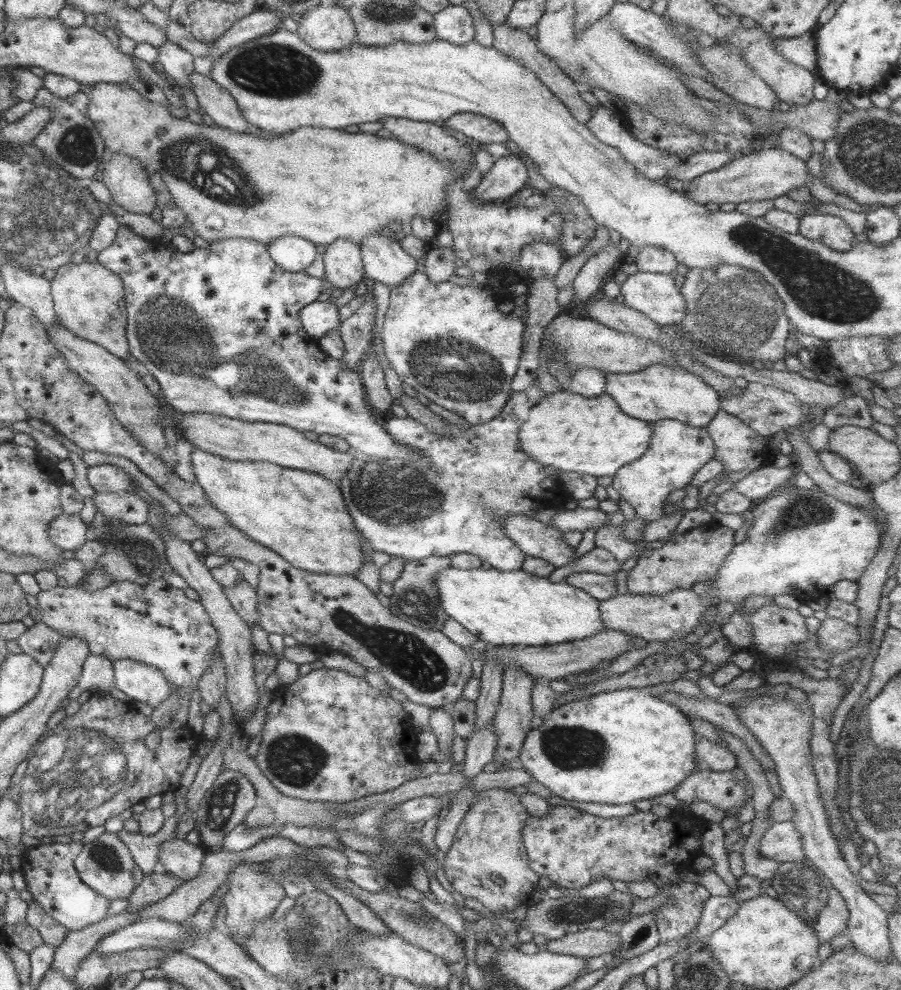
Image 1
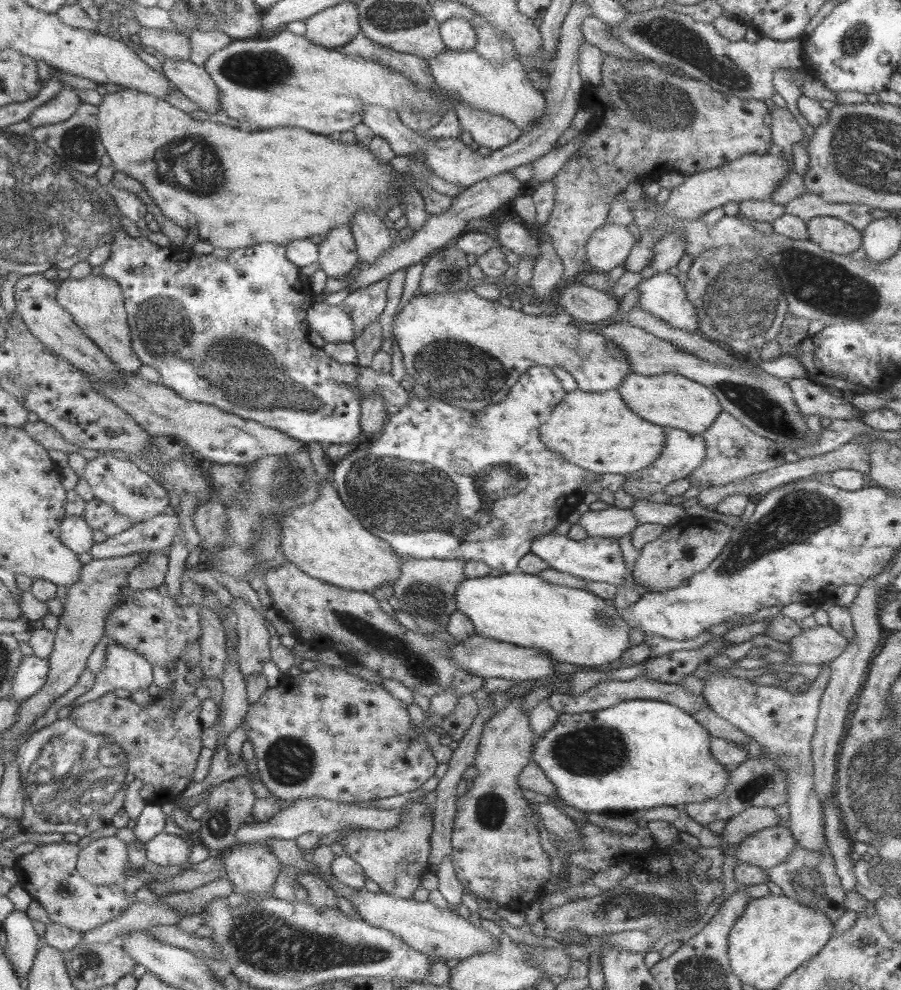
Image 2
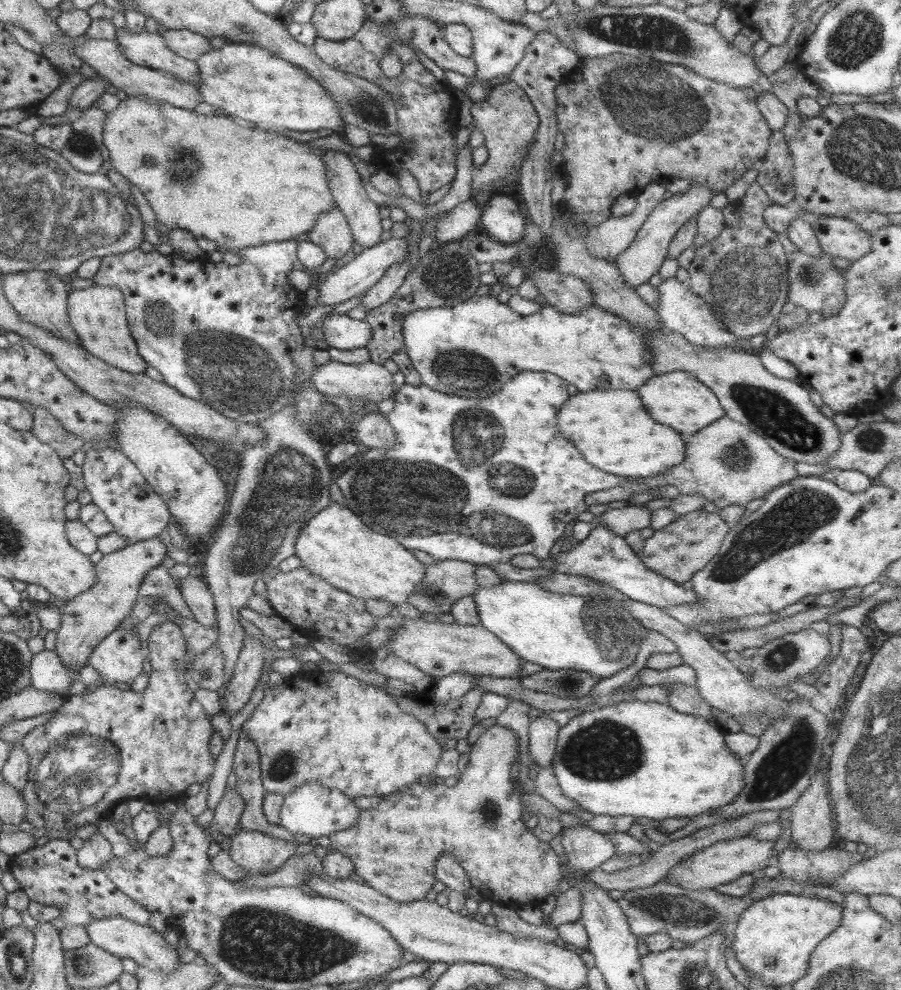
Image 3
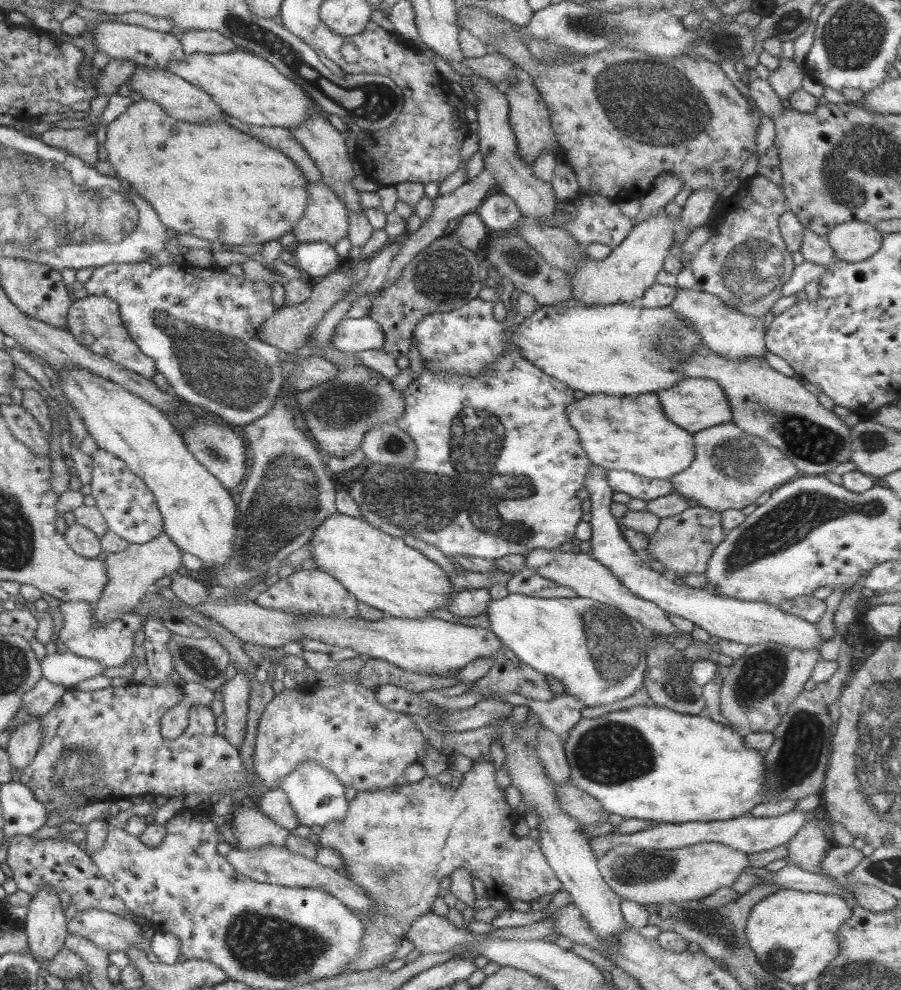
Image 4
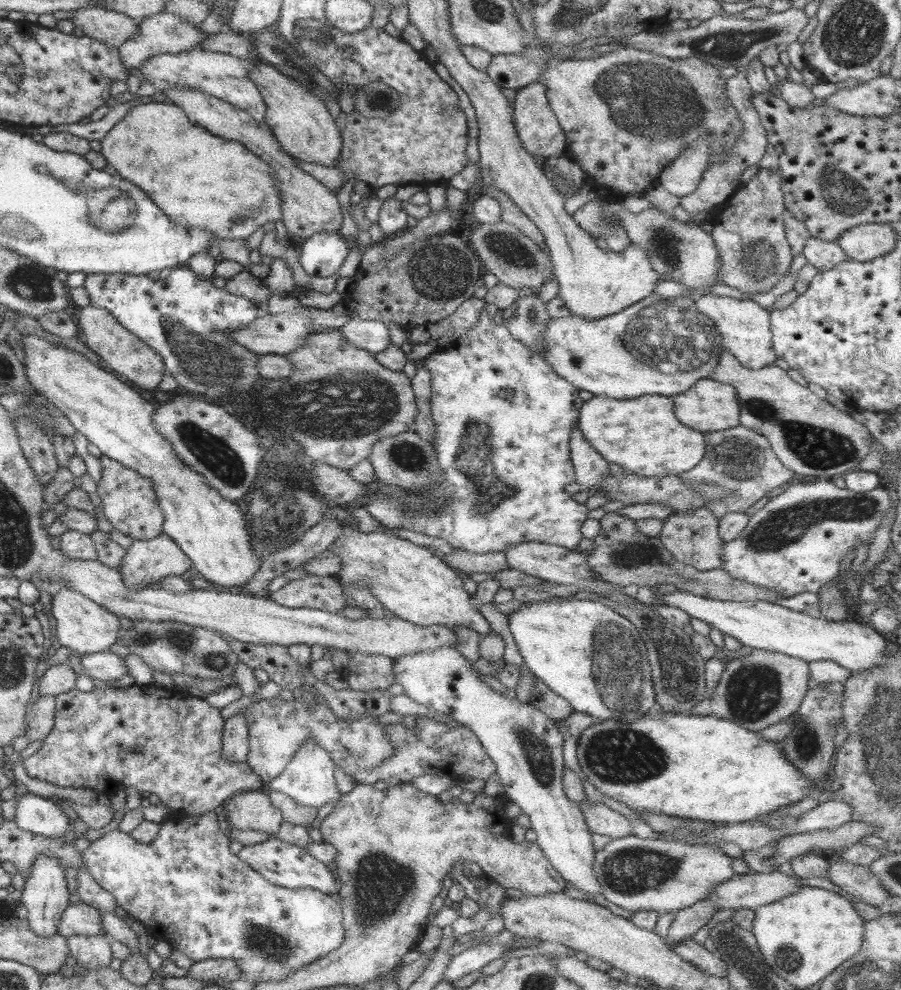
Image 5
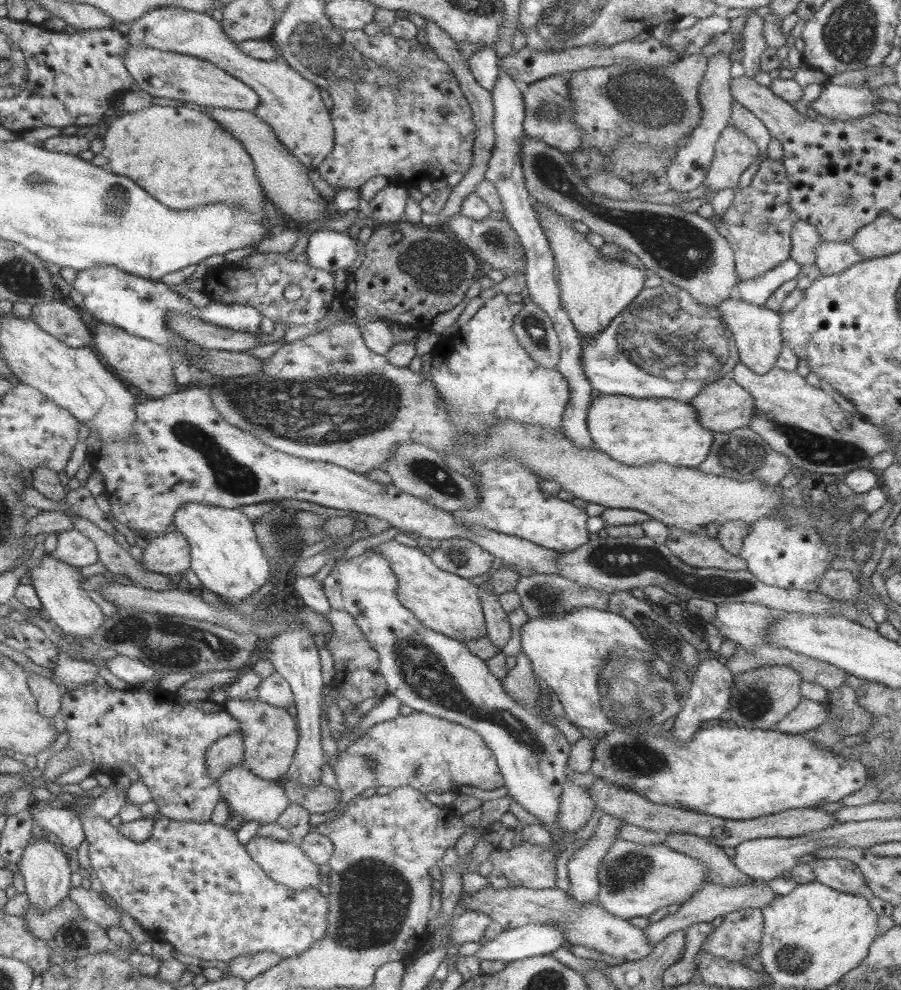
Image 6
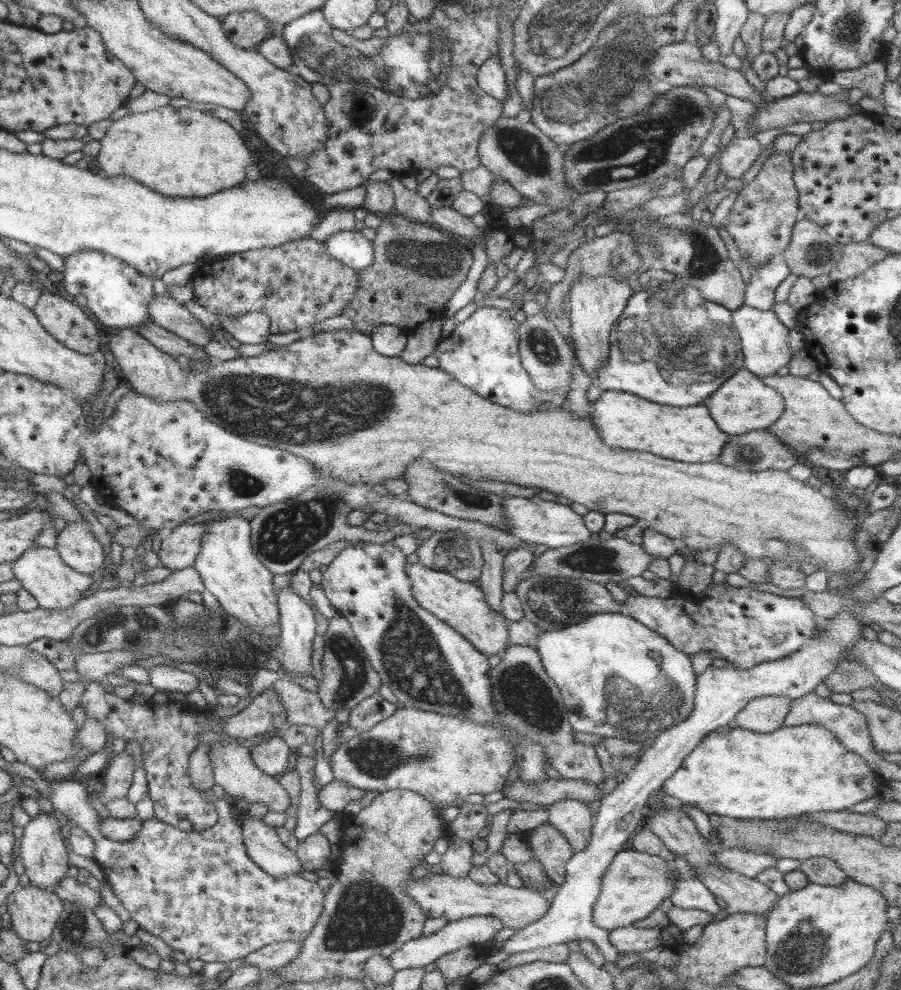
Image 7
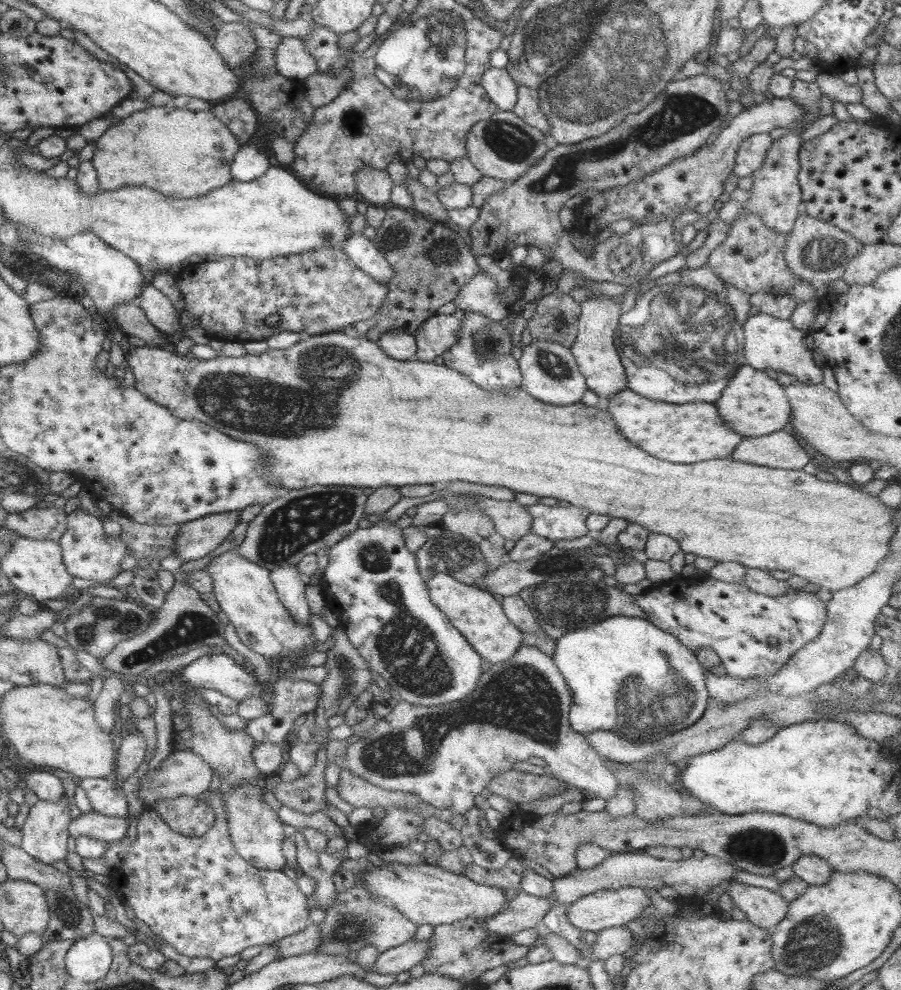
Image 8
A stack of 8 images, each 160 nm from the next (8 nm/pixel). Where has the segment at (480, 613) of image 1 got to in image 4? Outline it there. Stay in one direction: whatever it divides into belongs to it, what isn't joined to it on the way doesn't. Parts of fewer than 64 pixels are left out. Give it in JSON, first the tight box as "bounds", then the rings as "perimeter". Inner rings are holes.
{"bounds":[487,593,648,708],"perimeter":[[[509,593],[498,600],[492,598],[487,612],[488,627],[523,664],[545,676],[553,676],[562,684],[567,694],[577,696],[588,708],[612,704],[628,698],[643,687],[647,671],[648,629],[622,614],[616,607],[591,598],[538,598]]]}

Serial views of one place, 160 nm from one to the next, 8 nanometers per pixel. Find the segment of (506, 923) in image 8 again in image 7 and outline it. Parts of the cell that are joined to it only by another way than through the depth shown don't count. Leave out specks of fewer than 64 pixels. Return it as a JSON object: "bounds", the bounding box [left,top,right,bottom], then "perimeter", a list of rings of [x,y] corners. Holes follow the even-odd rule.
{"bounds":[388,915,505,971],"perimeter":[[[479,915],[460,918],[454,922],[448,922],[444,928],[440,928],[435,934],[406,942],[396,952],[392,953],[388,960],[397,971],[425,967],[427,964],[437,961],[443,954],[466,948],[466,946],[491,942],[492,938],[505,928],[502,923],[499,918]]]}

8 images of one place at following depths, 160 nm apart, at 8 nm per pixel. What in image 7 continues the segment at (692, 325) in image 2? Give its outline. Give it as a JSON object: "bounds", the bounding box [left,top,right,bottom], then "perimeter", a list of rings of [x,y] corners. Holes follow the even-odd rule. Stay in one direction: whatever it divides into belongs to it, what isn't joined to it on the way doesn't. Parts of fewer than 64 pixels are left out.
{"bounds":[732,304,793,377],"perimeter":[[[743,304],[732,311],[735,329],[741,338],[745,367],[757,377],[774,375],[778,369],[788,366],[793,352],[789,345],[789,328],[784,326],[772,310],[758,310]]]}

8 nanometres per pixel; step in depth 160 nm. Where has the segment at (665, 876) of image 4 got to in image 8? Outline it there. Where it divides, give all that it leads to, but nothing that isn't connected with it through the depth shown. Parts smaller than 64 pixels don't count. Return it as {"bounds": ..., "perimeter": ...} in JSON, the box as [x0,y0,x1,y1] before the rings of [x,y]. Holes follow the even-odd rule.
{"bounds":[567,887,652,933],"perimeter":[[[620,887],[618,890],[598,890],[578,898],[574,903],[567,906],[567,919],[576,929],[598,933],[600,930],[612,927],[625,927],[625,925],[638,918],[646,906],[652,904],[650,895],[642,887]]]}

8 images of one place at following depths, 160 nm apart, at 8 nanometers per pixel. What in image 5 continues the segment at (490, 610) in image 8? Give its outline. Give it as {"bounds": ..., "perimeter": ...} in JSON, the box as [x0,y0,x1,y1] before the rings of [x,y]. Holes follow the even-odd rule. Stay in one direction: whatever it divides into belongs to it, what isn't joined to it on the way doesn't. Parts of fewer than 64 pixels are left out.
{"bounds":[328,524,492,635],"perimeter":[[[342,524],[342,531],[328,548],[340,557],[342,568],[335,575],[342,584],[367,586],[373,595],[396,617],[418,626],[442,625],[450,630],[465,626],[483,635],[492,629],[482,613],[472,604],[471,595],[464,589],[462,575],[426,547],[411,541],[372,532],[365,534]]]}

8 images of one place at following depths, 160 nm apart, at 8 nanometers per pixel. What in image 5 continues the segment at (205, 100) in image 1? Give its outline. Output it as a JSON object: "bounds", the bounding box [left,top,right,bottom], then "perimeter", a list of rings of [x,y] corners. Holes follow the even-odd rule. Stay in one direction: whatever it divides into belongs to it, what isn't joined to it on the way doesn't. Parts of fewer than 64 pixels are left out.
{"bounds":[70,6,139,48],"perimeter":[[[102,6],[73,10],[70,20],[88,38],[100,40],[102,44],[112,48],[120,48],[139,31],[138,21],[119,12],[106,10]]]}

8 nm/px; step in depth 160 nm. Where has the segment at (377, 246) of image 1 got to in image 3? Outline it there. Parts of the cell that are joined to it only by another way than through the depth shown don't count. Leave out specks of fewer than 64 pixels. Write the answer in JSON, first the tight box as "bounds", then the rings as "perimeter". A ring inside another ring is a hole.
{"bounds":[321,149,384,248],"perimeter":[[[324,149],[322,151],[321,157],[326,165],[325,171],[328,187],[330,187],[336,206],[348,221],[351,233],[353,234],[353,240],[360,246],[363,246],[363,248],[370,248],[378,244],[381,241],[380,236],[384,231],[380,224],[382,219],[380,219],[379,206],[365,192],[354,163],[342,151],[333,149]]]}

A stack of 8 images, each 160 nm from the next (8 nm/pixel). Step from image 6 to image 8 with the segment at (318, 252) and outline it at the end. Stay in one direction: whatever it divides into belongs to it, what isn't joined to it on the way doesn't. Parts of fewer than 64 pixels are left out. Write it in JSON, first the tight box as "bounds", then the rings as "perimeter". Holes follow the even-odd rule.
{"bounds":[341,234,394,284],"perimeter":[[[350,234],[349,237],[341,242],[342,249],[351,261],[360,270],[363,270],[370,278],[377,283],[385,284],[394,276],[390,263],[384,258],[384,255],[374,246],[373,241],[363,234]]]}

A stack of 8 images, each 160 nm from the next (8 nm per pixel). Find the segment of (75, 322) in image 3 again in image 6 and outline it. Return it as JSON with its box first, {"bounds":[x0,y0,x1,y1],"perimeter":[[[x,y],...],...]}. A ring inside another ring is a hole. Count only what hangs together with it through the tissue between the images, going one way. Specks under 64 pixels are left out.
{"bounds":[92,321,180,399],"perimeter":[[[98,321],[96,331],[92,333],[92,347],[97,353],[107,358],[112,370],[122,376],[130,384],[134,385],[140,392],[160,399],[180,391],[180,385],[174,378],[172,365],[173,358],[166,347],[155,342],[128,334],[123,328]]]}

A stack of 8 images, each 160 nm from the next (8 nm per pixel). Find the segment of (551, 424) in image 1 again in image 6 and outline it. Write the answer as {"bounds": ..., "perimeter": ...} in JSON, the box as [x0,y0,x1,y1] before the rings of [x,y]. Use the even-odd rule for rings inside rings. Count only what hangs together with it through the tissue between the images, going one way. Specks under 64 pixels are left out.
{"bounds":[587,394,714,468],"perimeter":[[[602,394],[588,406],[587,426],[594,444],[602,452],[628,466],[668,462],[696,468],[708,457],[714,440],[713,433],[700,426],[692,406],[672,398],[650,400]]]}

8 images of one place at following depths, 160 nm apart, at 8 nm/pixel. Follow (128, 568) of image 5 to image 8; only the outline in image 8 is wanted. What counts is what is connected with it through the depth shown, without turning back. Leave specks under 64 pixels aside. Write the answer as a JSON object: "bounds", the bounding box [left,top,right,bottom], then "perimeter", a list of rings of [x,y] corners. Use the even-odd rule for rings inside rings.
{"bounds":[174,510,241,560],"perimeter":[[[241,510],[209,514],[179,526],[174,556],[198,560],[218,548],[239,524]]]}

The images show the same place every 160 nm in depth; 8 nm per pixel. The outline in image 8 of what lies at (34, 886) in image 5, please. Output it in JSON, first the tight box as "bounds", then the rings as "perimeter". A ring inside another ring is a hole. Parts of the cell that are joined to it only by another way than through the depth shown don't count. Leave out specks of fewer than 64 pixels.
{"bounds":[19,797,71,866],"perimeter":[[[66,797],[57,801],[40,799],[36,804],[30,806],[28,817],[21,828],[22,842],[19,847],[46,866],[52,866],[54,862],[65,861],[71,820],[70,802]]]}

